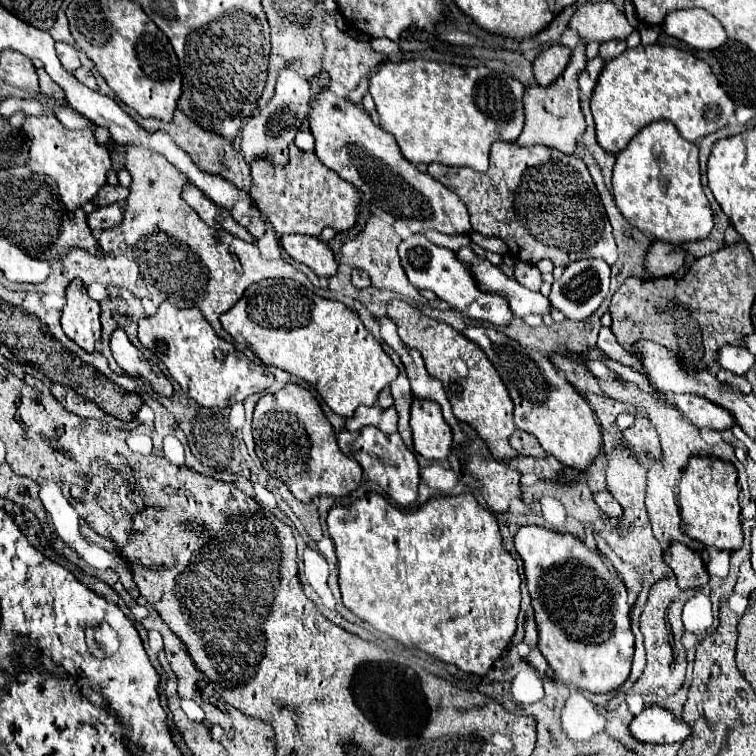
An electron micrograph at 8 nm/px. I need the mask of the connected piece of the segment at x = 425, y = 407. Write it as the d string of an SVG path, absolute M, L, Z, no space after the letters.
M412 398L410 426L414 448L428 460L444 460L452 446L452 432L442 418L440 404L430 398Z

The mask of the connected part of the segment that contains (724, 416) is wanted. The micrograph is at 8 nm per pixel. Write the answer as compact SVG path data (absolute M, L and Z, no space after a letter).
M678 394L678 396L674 396L674 406L680 410L682 418L692 422L696 428L728 430L736 424L734 416L726 408L722 408L702 396Z

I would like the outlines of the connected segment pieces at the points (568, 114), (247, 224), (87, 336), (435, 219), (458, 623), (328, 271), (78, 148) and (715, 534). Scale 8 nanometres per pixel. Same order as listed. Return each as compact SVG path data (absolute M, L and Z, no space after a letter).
M580 42L570 56L570 62L566 70L560 74L556 82L550 86L530 86L524 96L524 114L526 114L526 124L516 140L518 146L532 146L532 144L544 144L550 148L556 148L564 154L572 154L576 148L578 138L586 130L584 114L580 110L580 90L578 90L578 76L586 68L586 56L584 56L584 44Z
M252 216L252 218L242 218L240 220L240 224L256 238L256 240L260 240L262 236L264 236L264 232L266 232L266 222L264 220L260 220L258 216Z
M74 278L66 288L62 328L80 348L94 352L94 346L100 340L100 306L88 296L80 278Z
M324 90L310 104L310 130L316 138L314 152L346 182L354 184L366 200L376 204L396 220L404 220L412 232L438 230L444 234L470 234L470 214L464 202L434 180L428 172L420 172L408 162L394 136L376 126L370 116L346 98Z
M370 492L364 498L356 500L350 508L344 506L334 506L328 512L328 532L330 538L334 540L336 546L336 556L338 556L338 578L340 578L340 592L342 592L342 602L348 610L352 610L356 616L360 616L364 622L374 626L378 632L388 634L390 638L406 644L406 646L418 646L424 652L430 652L434 658L454 664L462 672L468 674L478 674L484 676L492 664L500 658L502 650L510 644L514 630L516 630L516 618L520 610L520 574L518 574L518 564L514 556L502 546L502 538L498 532L498 522L494 514L484 510L472 494L458 494L458 496L434 496L420 508L414 508L412 512L402 512L400 508L392 506L384 496Z
M288 234L288 236L282 236L280 244L296 262L306 264L316 276L330 278L338 270L332 248L326 242L318 240L316 236Z
M54 114L28 116L22 128L32 144L28 166L32 168L32 172L40 172L56 180L62 202L66 202L66 208L70 212L74 212L84 202L90 202L98 194L98 190L106 184L106 172L110 170L110 156L108 150L96 142L92 130L88 128L70 130L62 126Z
M694 456L682 472L678 484L678 498L682 510L684 530L690 538L718 550L742 548L742 526L740 526L740 504L738 504L738 482L736 468L732 462L714 456Z

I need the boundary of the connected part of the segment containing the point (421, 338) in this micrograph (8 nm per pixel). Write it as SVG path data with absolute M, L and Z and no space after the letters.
M390 300L386 310L386 316L396 322L398 336L402 338L402 342L406 346L416 348L426 362L428 374L432 378L438 378L444 390L450 390L448 400L454 408L454 416L478 430L494 458L516 458L518 452L508 444L510 432L516 430L512 418L512 398L482 348L462 336L458 330L450 328L448 324L424 316L418 308L410 306L404 300Z

